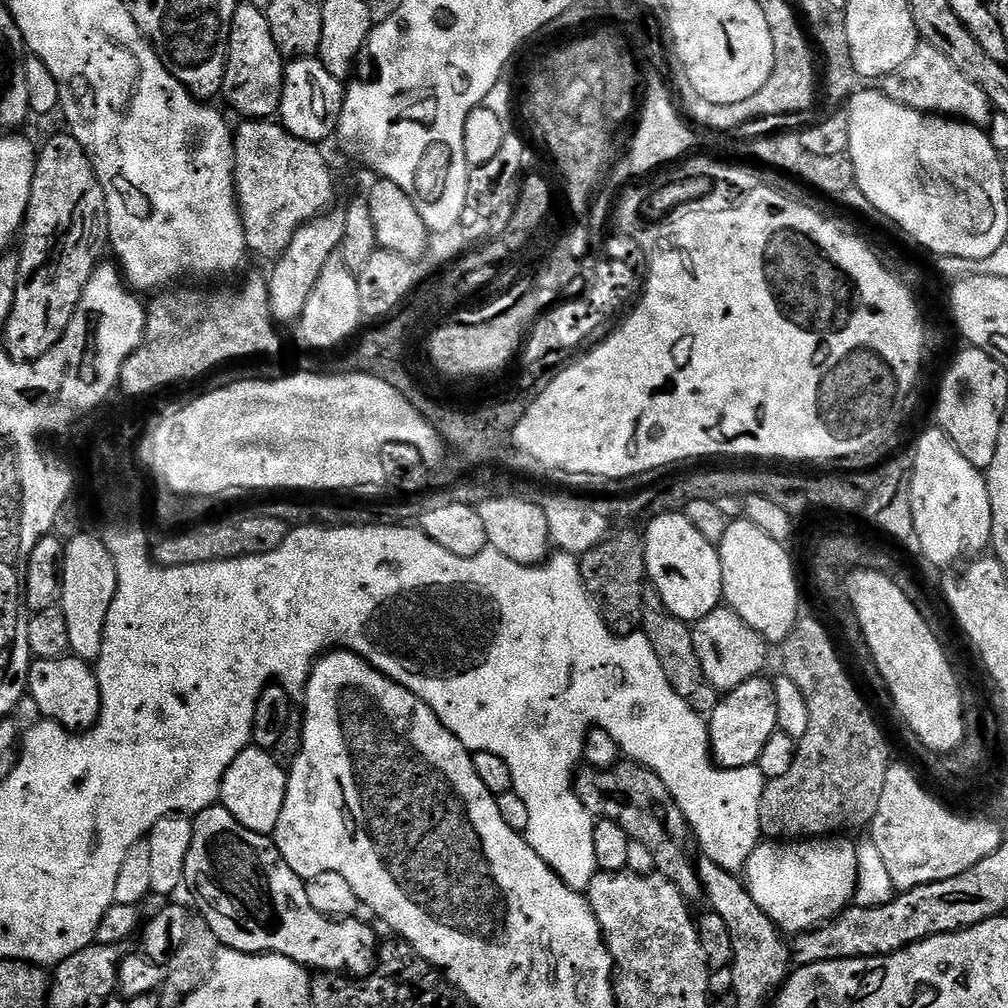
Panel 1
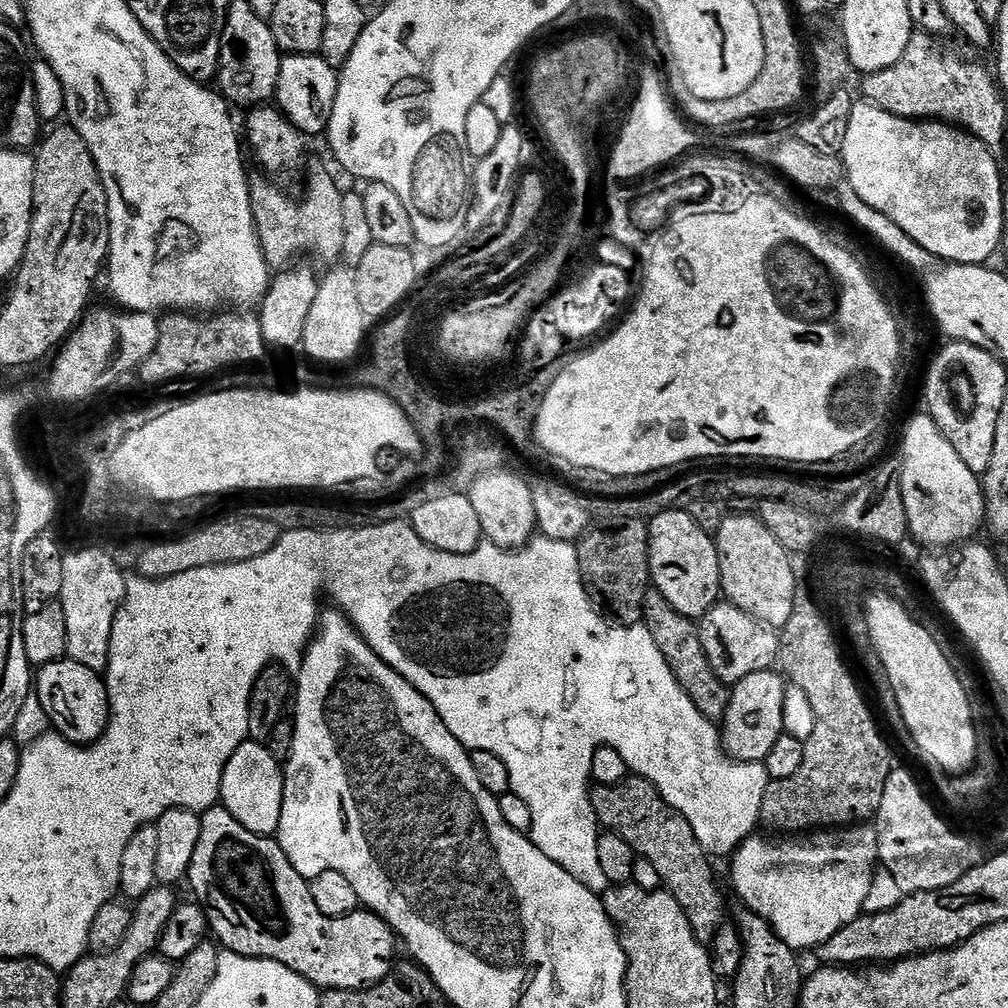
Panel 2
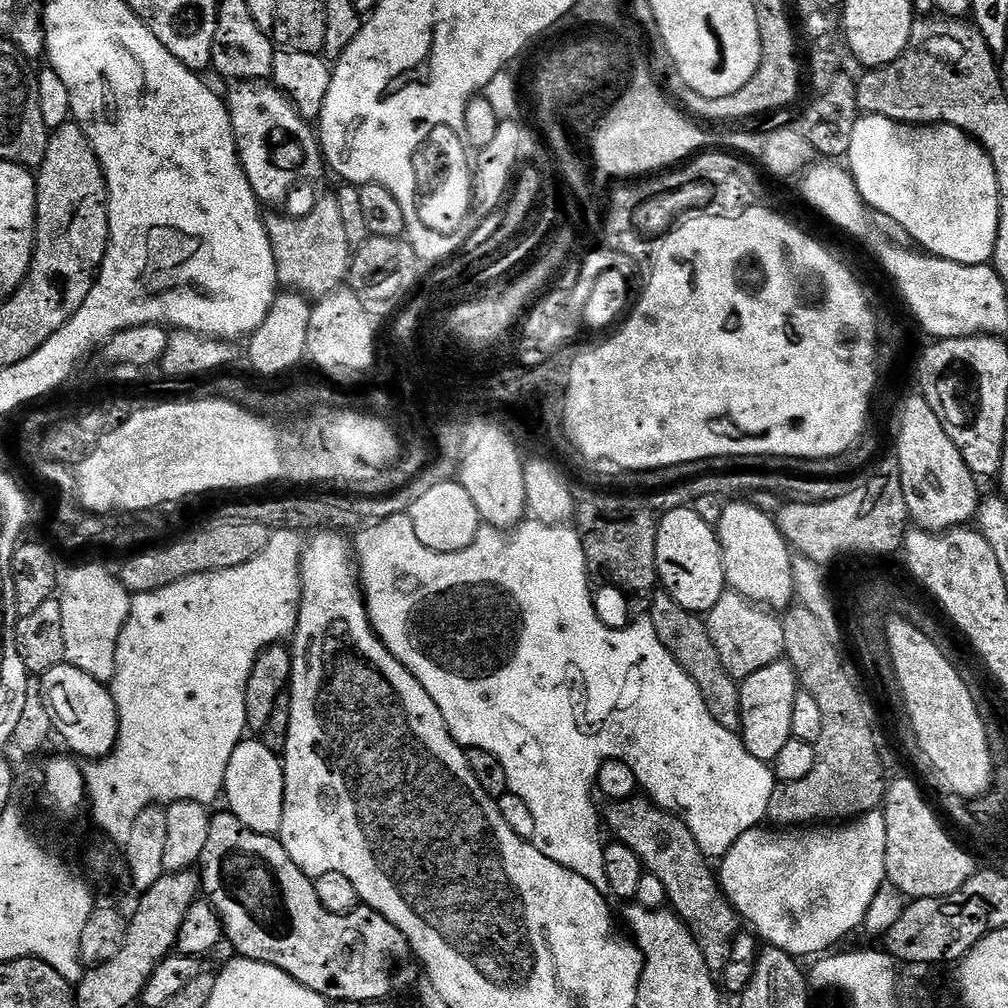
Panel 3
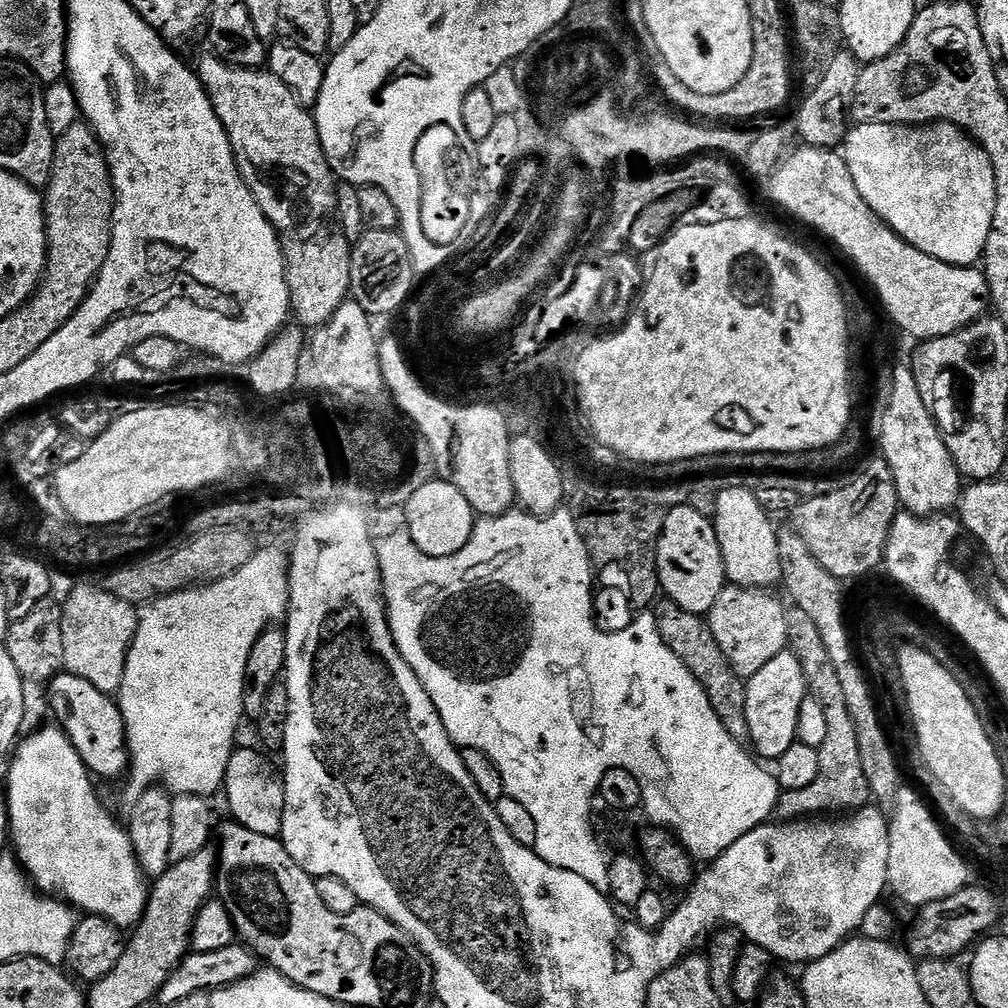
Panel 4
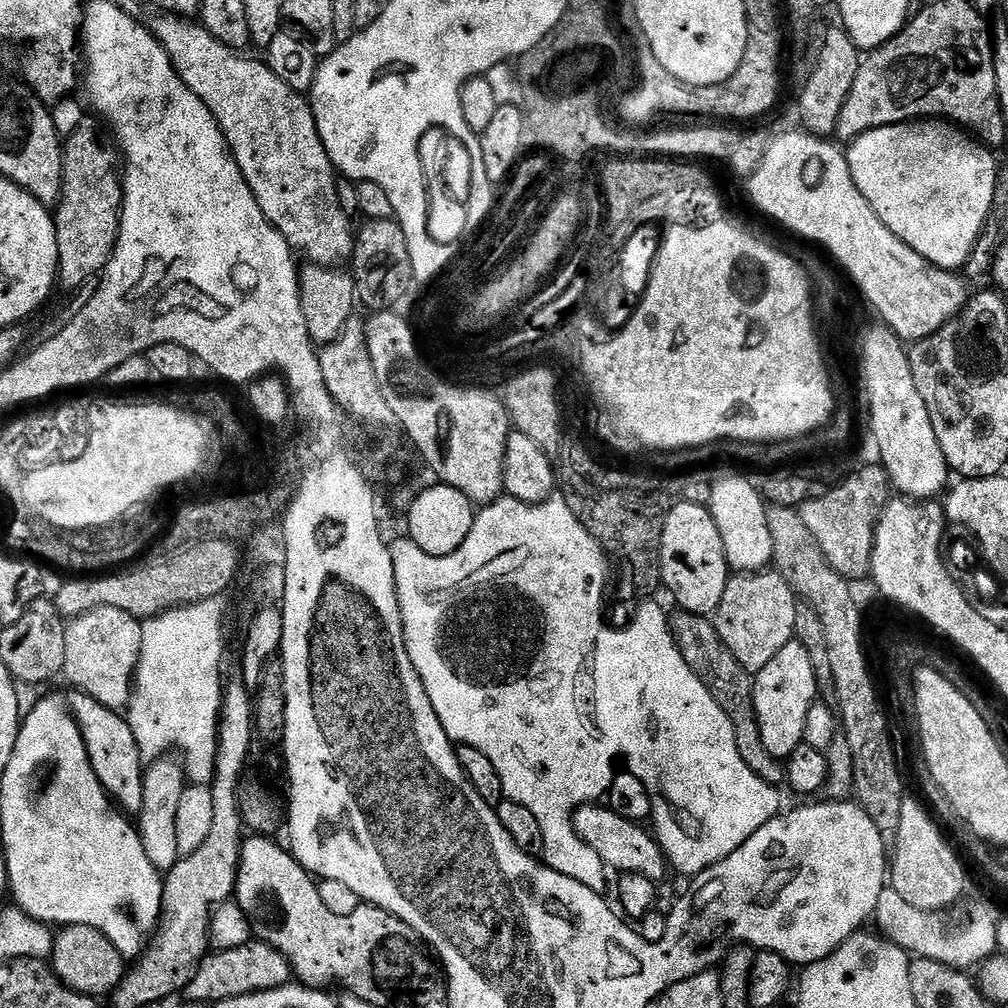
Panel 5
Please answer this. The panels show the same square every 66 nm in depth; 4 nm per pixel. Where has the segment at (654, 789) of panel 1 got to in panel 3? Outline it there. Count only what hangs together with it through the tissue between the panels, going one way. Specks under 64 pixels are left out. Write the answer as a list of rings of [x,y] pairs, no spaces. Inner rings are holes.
[[[637,794],[631,800],[609,803],[608,828],[621,844],[630,846],[634,854],[644,863],[646,872],[662,882],[668,895],[667,903],[692,931],[706,958],[706,966],[713,974],[723,974],[726,958],[730,958],[730,946],[742,931],[742,917],[736,913],[732,903],[720,889],[717,873],[710,865],[709,857],[698,846],[690,826],[677,813],[659,808],[657,804]]]

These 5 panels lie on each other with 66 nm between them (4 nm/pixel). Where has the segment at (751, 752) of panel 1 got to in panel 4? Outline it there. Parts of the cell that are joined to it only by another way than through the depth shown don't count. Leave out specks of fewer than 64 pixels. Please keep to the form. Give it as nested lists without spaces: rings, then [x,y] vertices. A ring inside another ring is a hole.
[[[790,650],[778,654],[774,662],[766,662],[758,674],[747,677],[746,680],[746,722],[750,725],[750,744],[755,755],[764,762],[775,762],[790,750],[792,744],[797,743],[796,731],[798,730],[798,712],[802,710],[802,702],[809,696],[806,674],[802,668],[802,662]]]

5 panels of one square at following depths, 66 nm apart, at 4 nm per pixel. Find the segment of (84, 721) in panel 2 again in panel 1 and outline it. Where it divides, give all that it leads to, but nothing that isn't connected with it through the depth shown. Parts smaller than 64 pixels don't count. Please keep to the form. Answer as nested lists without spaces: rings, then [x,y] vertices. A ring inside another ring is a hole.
[[[66,655],[45,660],[33,659],[28,668],[27,695],[32,696],[39,715],[45,720],[61,724],[68,732],[87,732],[100,717],[102,698],[93,665],[77,656]]]

